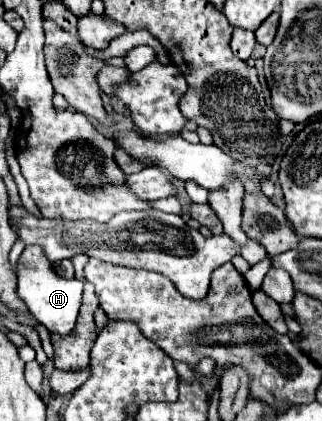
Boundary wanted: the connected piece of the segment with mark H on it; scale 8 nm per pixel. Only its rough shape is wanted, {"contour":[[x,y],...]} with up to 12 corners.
{"contour":[[41,245],[17,261],[17,293],[51,333],[75,327],[83,281],[63,279]]}

